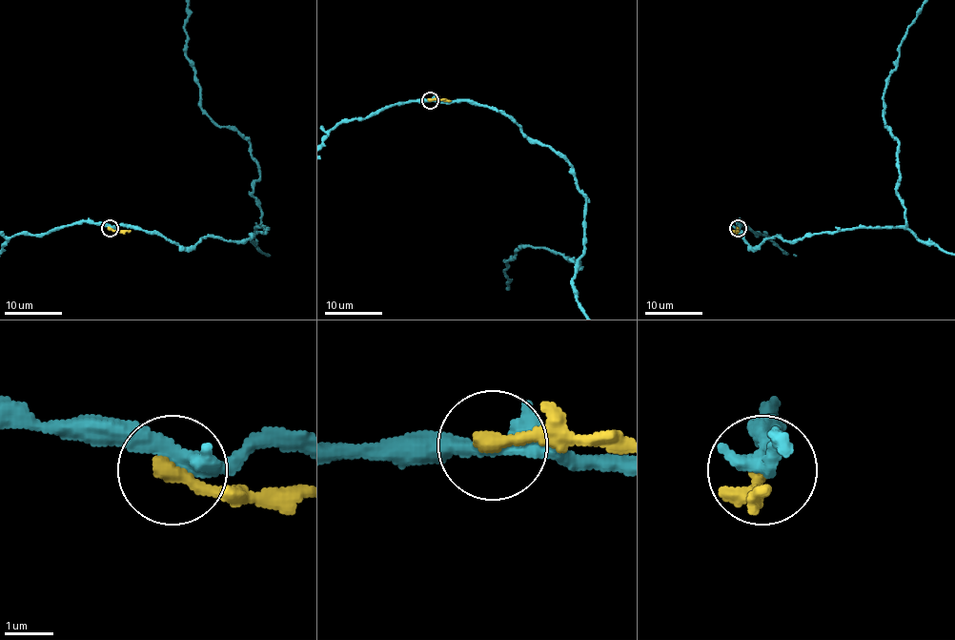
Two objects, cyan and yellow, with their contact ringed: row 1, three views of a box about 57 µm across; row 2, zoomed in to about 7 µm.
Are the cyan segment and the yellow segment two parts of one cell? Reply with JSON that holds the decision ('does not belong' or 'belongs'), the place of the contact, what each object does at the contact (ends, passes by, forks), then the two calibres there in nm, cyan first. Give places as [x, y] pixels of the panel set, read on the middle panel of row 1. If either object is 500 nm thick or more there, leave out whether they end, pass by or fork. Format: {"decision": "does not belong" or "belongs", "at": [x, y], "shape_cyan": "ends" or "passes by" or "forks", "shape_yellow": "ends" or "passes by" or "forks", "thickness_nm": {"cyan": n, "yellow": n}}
{"decision": "does not belong", "at": [430, 100], "shape_cyan": "passes by", "shape_yellow": "ends", "thickness_nm": {"cyan": 380, "yellow": 360}}

